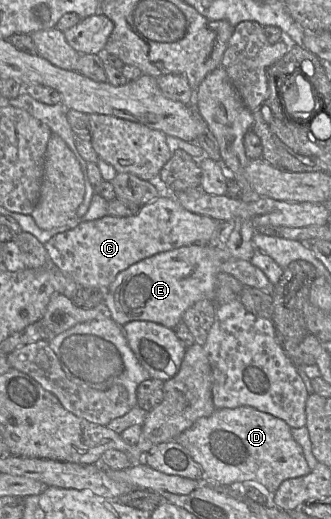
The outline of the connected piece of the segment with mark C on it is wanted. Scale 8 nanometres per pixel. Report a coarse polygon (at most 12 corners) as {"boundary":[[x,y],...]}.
{"boundary":[[165,191],[44,248],[79,287],[183,246],[222,241],[221,222]]}

